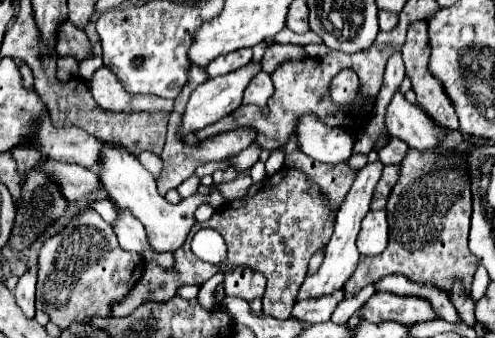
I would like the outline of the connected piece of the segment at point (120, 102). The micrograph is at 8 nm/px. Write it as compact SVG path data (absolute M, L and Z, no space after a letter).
M95 71L89 79L89 91L99 107L107 111L171 111L173 101L161 97L133 97L129 95L117 77L109 71Z

